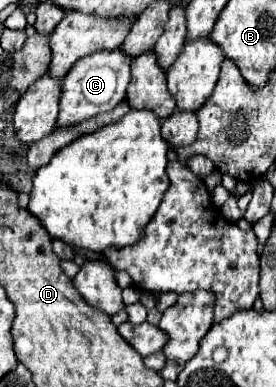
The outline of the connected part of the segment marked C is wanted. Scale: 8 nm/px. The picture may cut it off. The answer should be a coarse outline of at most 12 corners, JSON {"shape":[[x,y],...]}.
{"shape":[[93,53],[63,79],[57,127],[115,109],[129,57]]}

